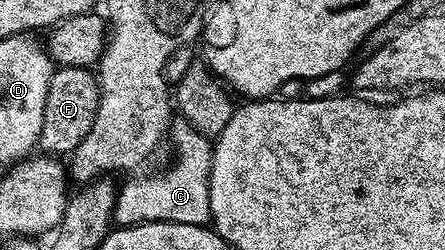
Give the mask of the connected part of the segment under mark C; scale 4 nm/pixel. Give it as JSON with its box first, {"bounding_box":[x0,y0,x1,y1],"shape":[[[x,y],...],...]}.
{"bounding_box":[113,123,213,227],"shape":[[[177,123],[177,124],[174,124],[172,126],[171,141],[172,141],[172,137],[173,137],[173,166],[171,166],[170,169],[166,171],[166,173],[161,173],[158,175],[158,177],[137,177],[137,176],[134,176],[132,179],[129,179],[129,180],[134,179],[134,181],[127,182],[125,186],[122,184],[120,186],[120,188],[118,188],[117,202],[115,203],[115,207],[113,208],[113,220],[114,220],[114,222],[116,222],[116,224],[118,226],[124,227],[127,225],[142,225],[144,221],[166,221],[167,223],[191,223],[192,225],[204,225],[204,226],[208,226],[210,224],[210,221],[211,221],[211,199],[209,198],[209,176],[211,175],[211,163],[213,162],[213,145],[210,143],[210,140],[208,138],[205,138],[205,137],[199,135],[199,133],[197,131],[195,131],[191,126],[186,125],[184,123]]]}

